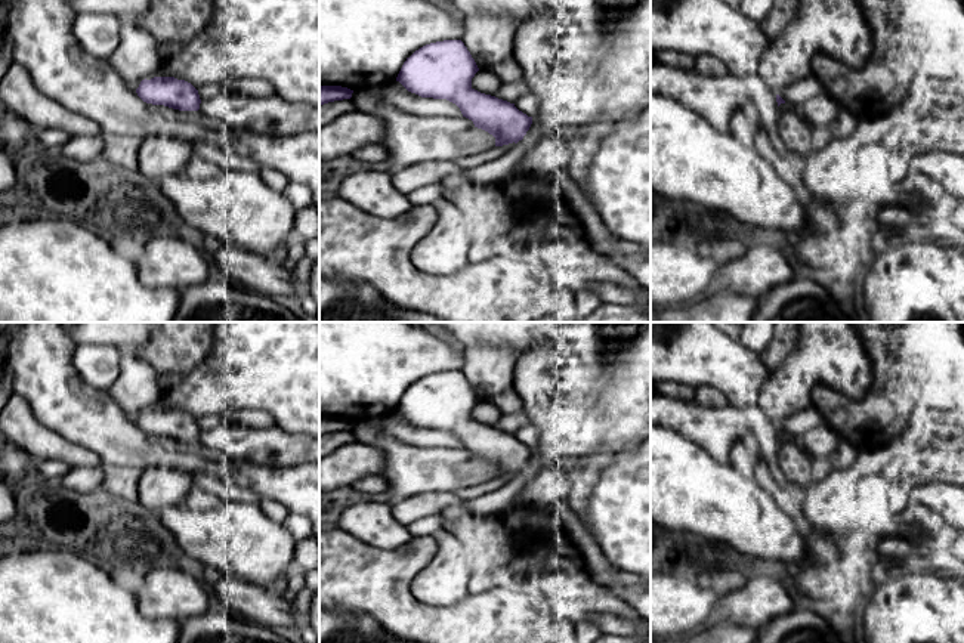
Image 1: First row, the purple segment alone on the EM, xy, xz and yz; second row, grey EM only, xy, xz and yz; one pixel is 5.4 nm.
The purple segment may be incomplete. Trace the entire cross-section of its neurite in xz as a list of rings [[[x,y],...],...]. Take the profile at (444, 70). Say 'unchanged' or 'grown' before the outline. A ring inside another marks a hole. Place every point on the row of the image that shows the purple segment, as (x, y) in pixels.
unchanged; [[[444,40],[426,44],[407,58],[396,81],[421,98],[447,99],[455,103],[475,127],[495,137],[495,146],[517,143],[529,130],[532,117],[519,111],[515,103],[475,90],[472,78],[478,71],[475,59],[461,40]]]

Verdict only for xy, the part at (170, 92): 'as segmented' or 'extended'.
as segmented

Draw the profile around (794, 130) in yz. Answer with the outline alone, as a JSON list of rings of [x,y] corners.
[[[797,108],[779,111],[778,132],[792,157],[806,155],[812,151],[812,126]]]

